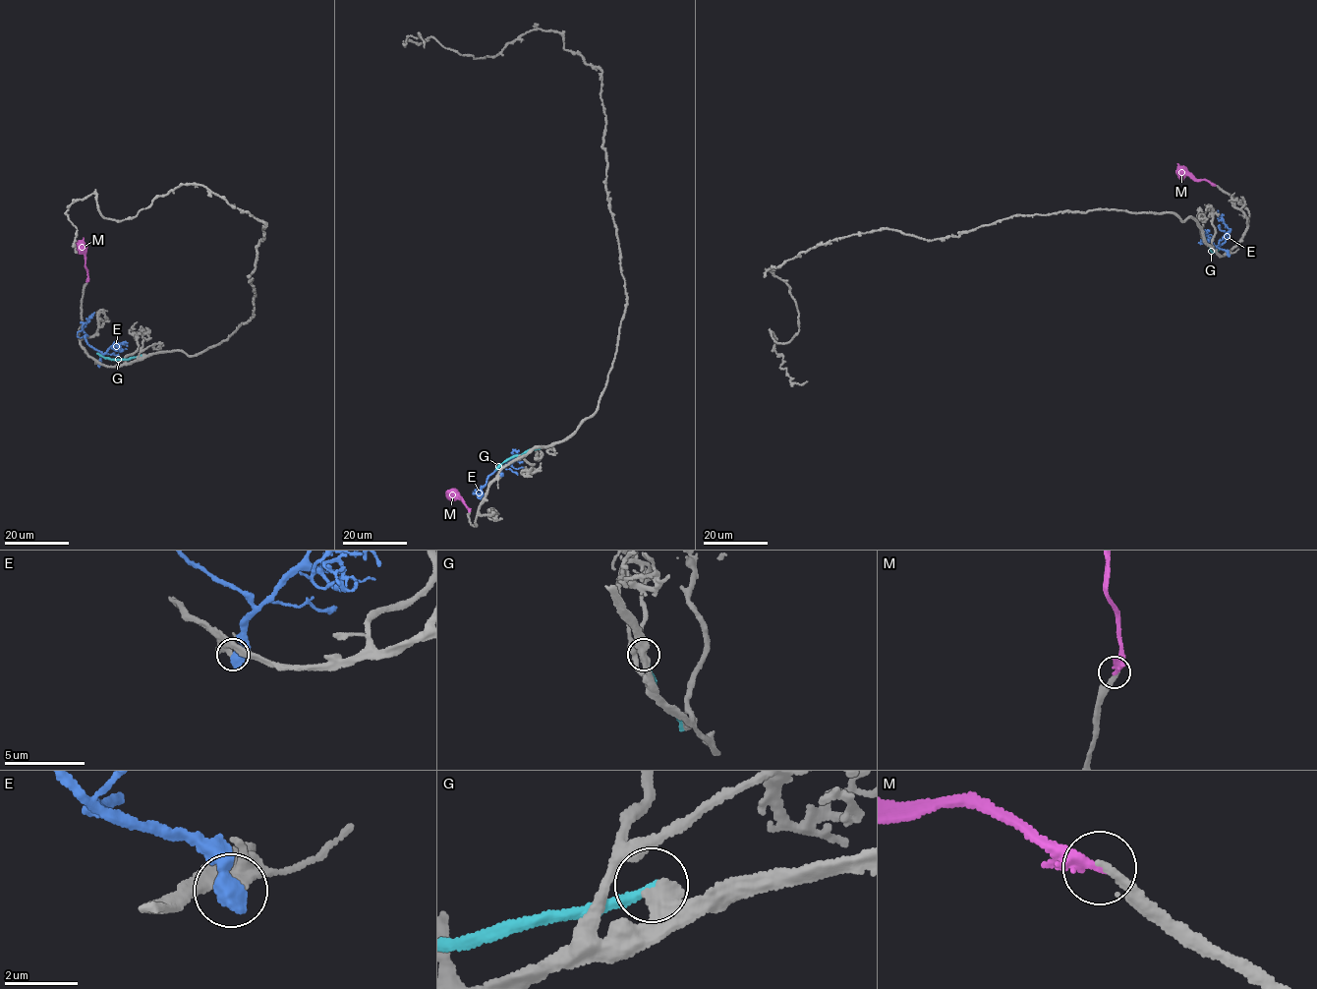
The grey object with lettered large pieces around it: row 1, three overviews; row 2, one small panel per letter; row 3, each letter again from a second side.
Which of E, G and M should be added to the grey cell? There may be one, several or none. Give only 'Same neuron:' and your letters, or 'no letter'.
Same neuron: M

